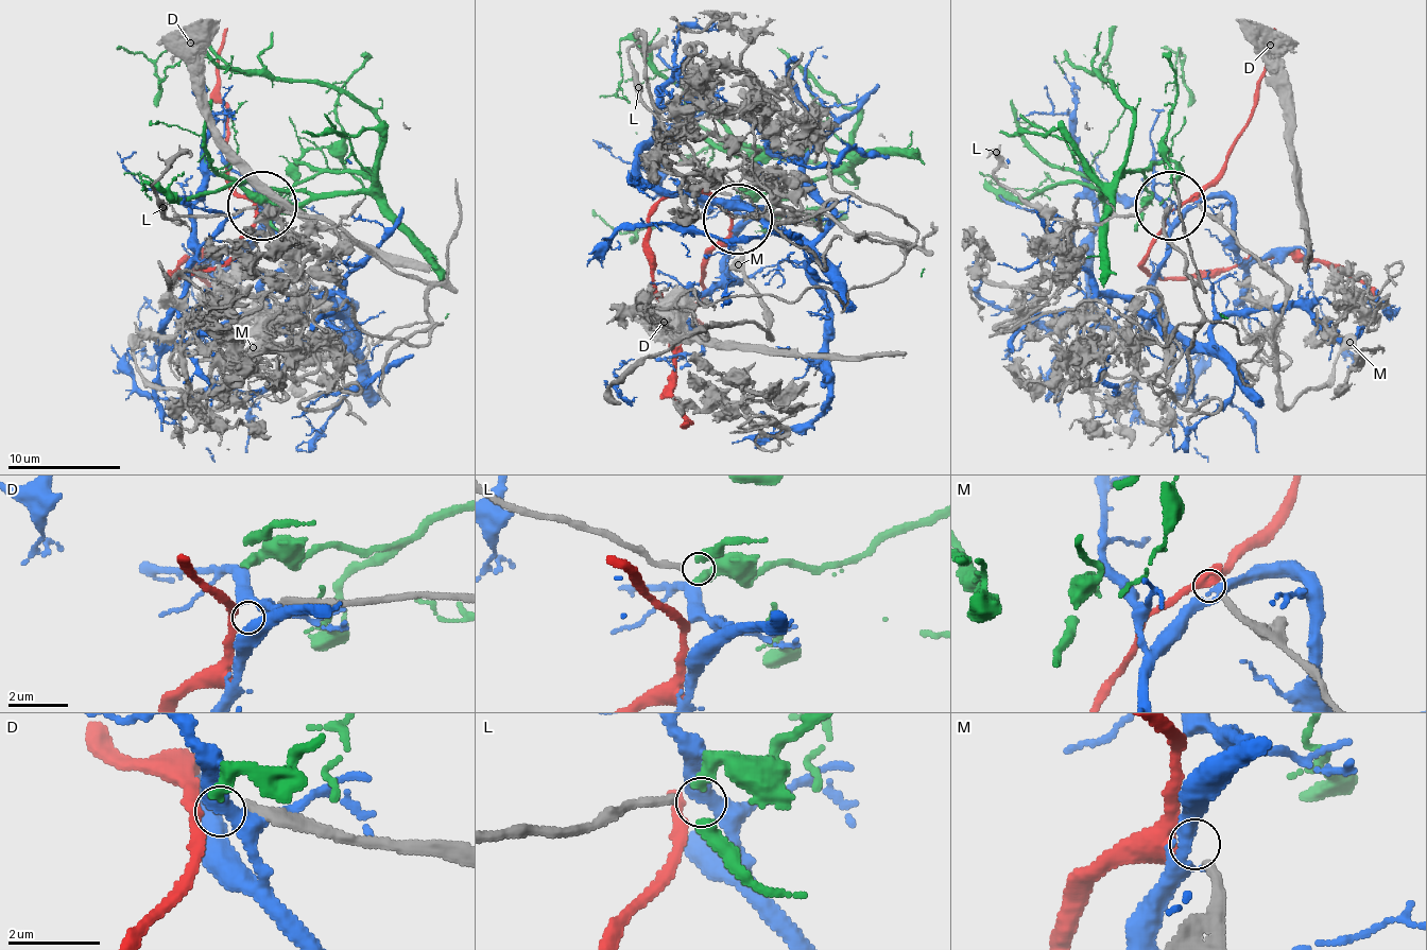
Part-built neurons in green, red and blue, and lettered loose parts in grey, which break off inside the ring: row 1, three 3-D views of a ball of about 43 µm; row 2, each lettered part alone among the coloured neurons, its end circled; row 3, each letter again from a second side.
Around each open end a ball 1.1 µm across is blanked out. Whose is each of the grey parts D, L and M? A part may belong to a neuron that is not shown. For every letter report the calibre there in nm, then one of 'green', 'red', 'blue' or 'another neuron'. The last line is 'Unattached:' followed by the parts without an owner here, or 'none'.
D: 220 nm | another neuron
L: 200 nm | another neuron
M: 220 nm | red
Unattached: D, L

